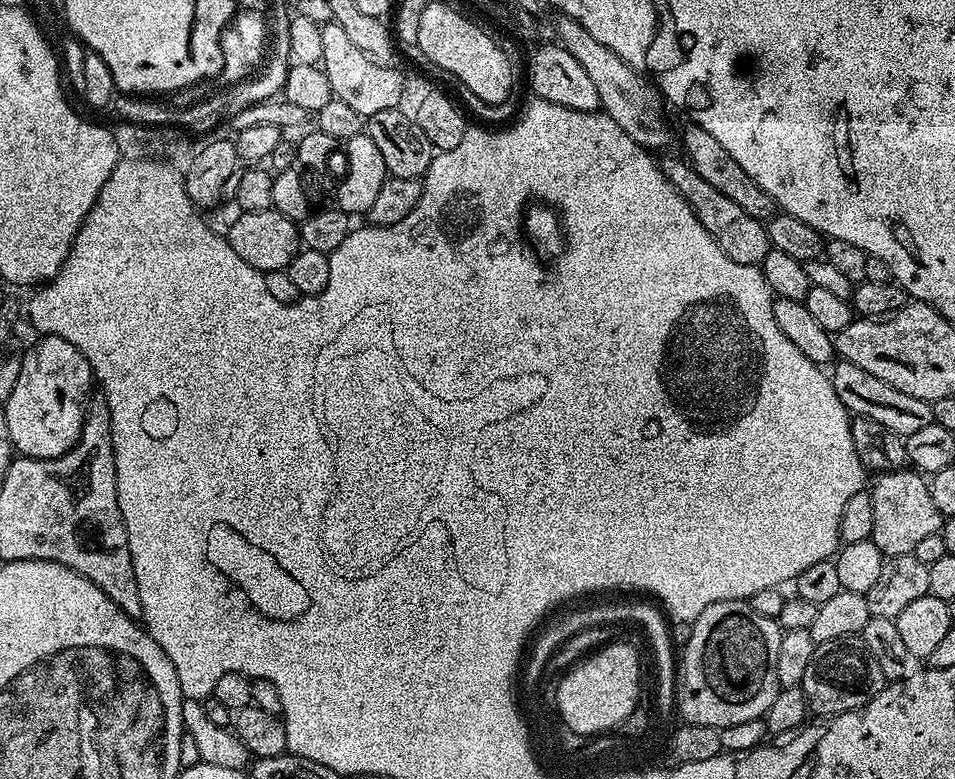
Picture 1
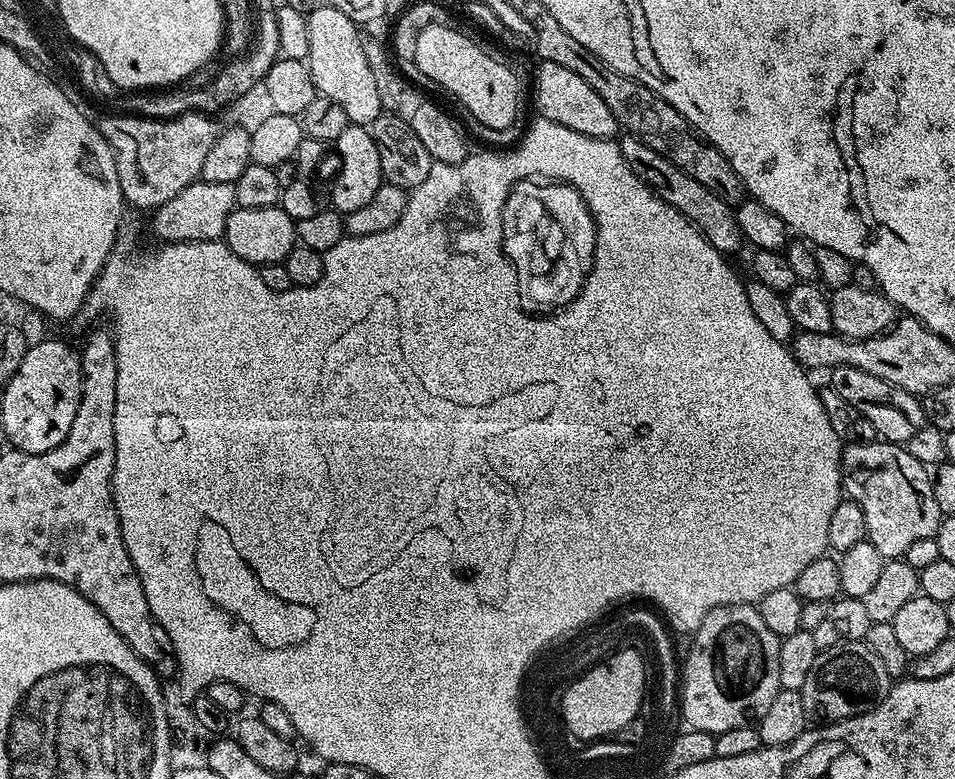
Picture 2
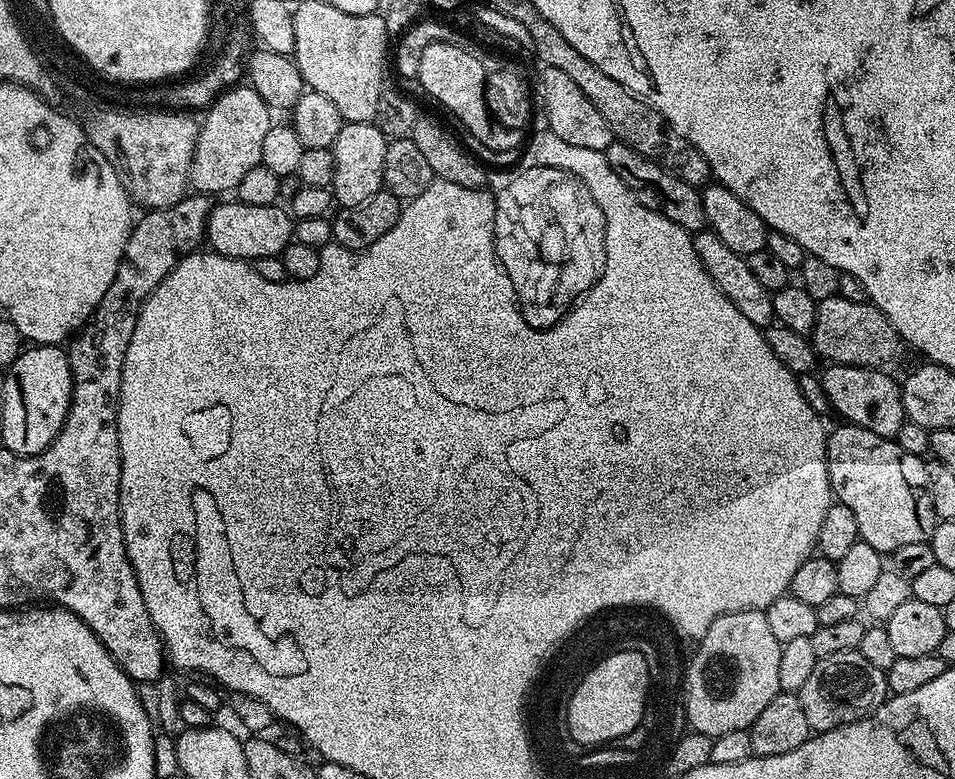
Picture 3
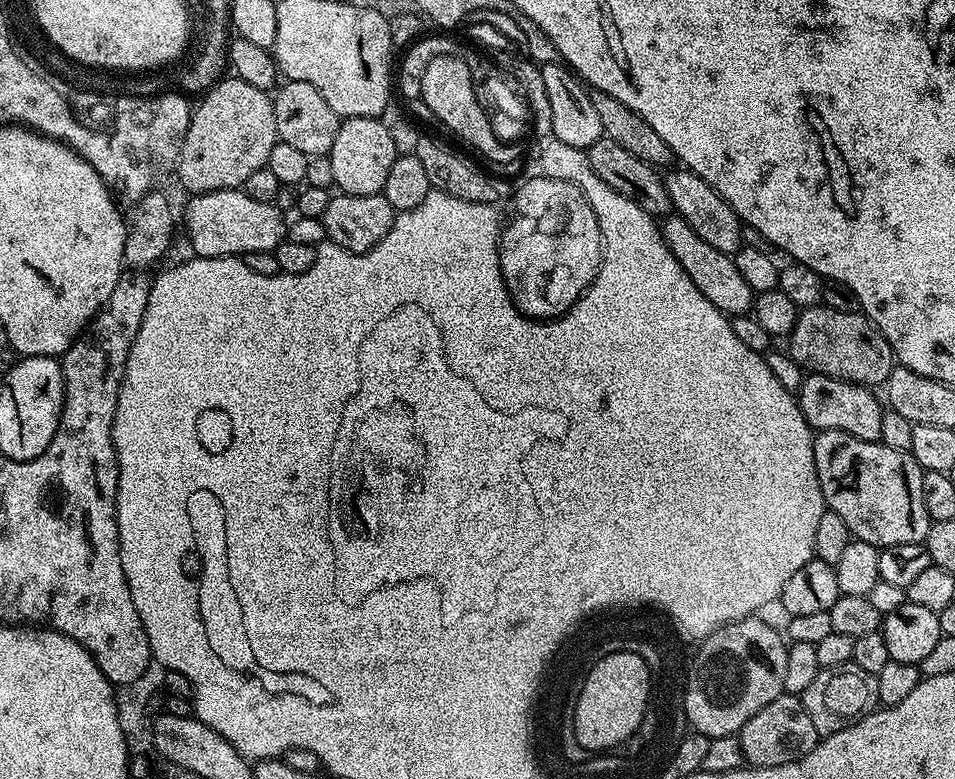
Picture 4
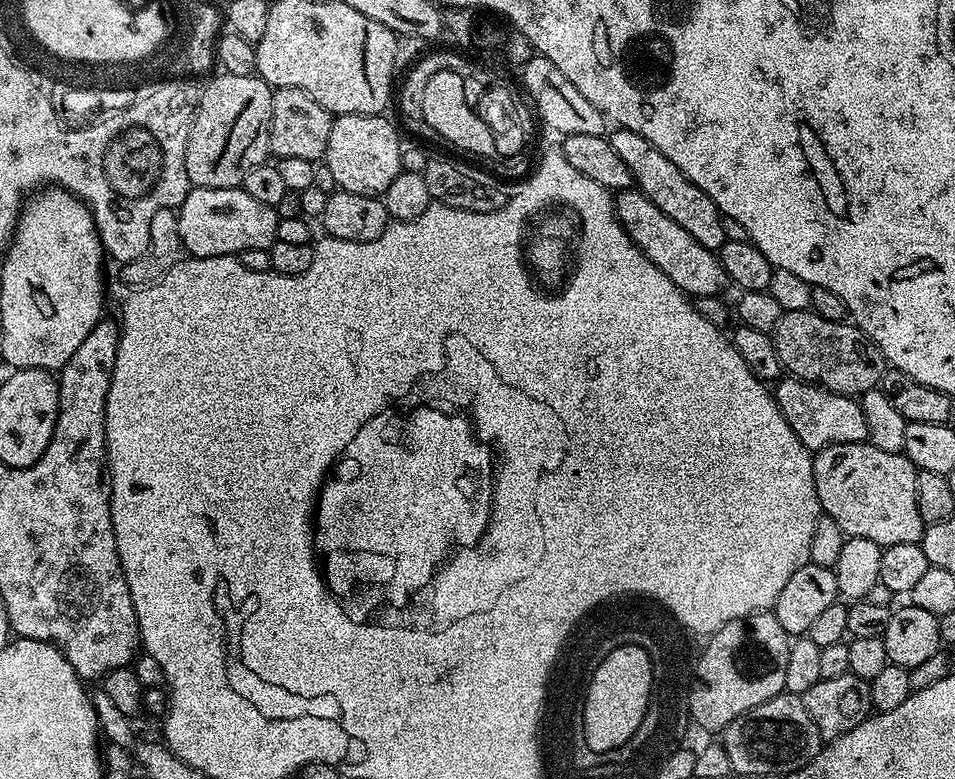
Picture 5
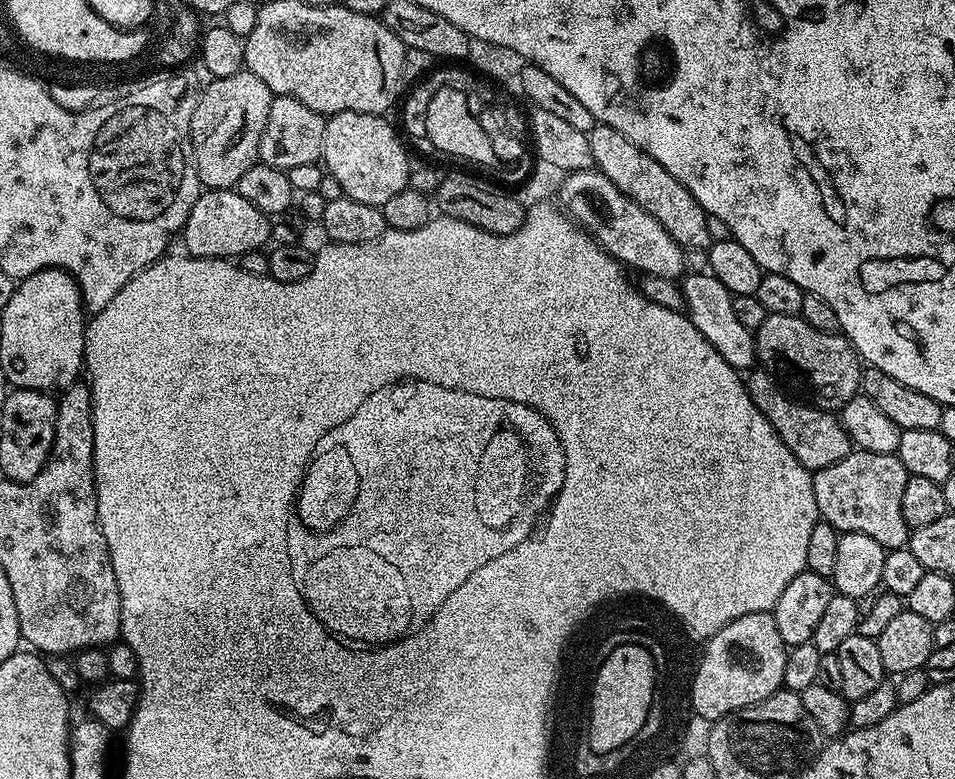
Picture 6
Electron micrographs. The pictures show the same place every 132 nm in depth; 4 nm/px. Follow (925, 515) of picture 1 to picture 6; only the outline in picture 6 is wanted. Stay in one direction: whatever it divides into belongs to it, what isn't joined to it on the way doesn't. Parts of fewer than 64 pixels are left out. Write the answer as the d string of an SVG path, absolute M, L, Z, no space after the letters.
M854 450L842 462L812 473L814 502L818 502L820 519L833 524L839 533L867 534L886 550L905 547L910 530L906 518L902 518L902 490L906 490L908 478L908 472L895 454Z

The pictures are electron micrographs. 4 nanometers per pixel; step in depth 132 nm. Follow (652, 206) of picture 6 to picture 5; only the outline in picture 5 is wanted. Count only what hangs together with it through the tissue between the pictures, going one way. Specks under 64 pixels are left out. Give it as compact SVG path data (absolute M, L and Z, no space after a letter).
M617 127L615 131L610 136L614 154L618 154L622 162L626 162L626 170L630 170L632 183L638 191L646 194L646 198L650 198L654 206L658 206L658 210L666 214L666 218L674 218L674 222L678 222L678 226L682 226L682 230L686 230L686 234L693 236L702 246L713 250L721 248L725 242L722 216L713 200L705 192L698 190L698 186L694 186L694 182L686 178L686 174L682 174L682 170L678 170L678 166L674 166L674 162L666 158L666 154L662 154L646 138L642 138L642 134L634 134L634 130L622 127Z

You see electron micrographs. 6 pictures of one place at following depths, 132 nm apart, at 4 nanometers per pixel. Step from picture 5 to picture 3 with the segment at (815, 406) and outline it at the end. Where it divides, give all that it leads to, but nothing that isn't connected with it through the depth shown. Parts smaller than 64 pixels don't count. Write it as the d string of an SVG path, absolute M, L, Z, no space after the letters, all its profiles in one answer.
M828 364L818 379L831 411L847 423L857 424L879 436L894 438L906 422L900 384L892 381L880 368L859 368L845 364Z

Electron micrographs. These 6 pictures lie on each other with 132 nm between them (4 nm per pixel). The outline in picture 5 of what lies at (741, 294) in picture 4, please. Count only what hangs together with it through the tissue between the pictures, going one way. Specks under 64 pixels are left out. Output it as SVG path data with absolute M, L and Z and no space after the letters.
M625 190L615 193L616 217L620 220L620 225L626 230L626 234L640 247L650 262L684 291L684 295L689 298L697 296L720 296L724 287L729 287L730 281L726 270L722 270L722 262L719 255L713 249L702 246L674 218L666 218L658 206L646 194L638 190Z

